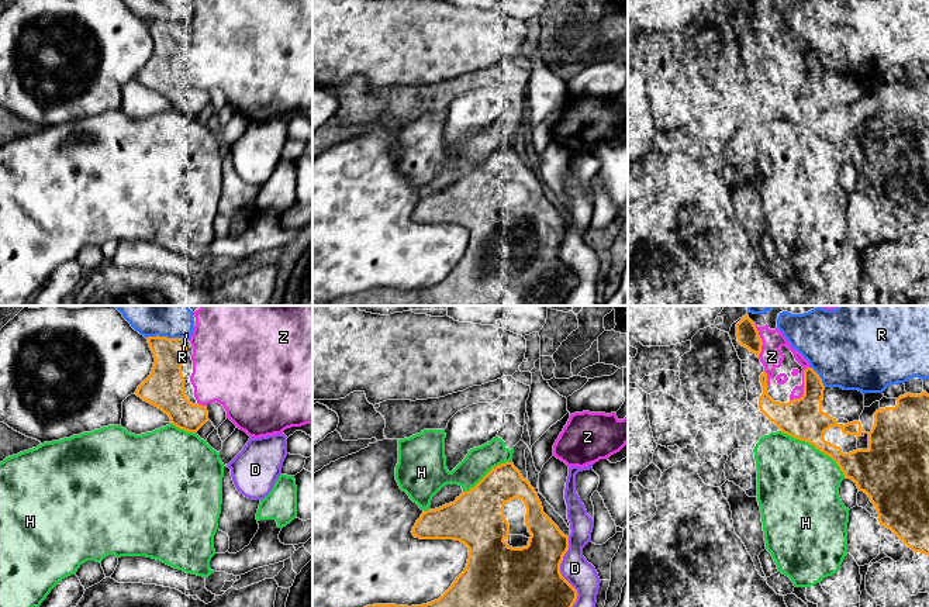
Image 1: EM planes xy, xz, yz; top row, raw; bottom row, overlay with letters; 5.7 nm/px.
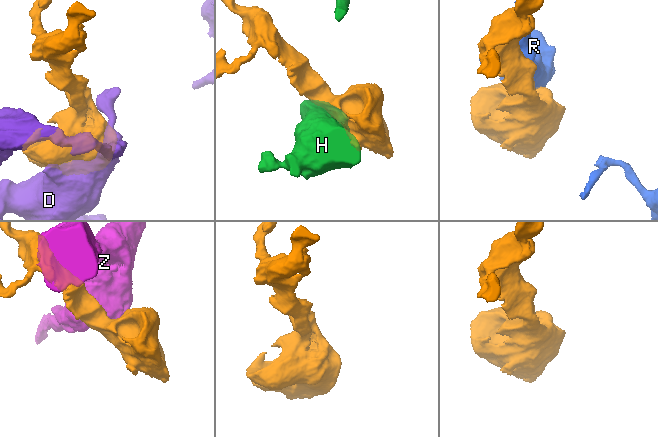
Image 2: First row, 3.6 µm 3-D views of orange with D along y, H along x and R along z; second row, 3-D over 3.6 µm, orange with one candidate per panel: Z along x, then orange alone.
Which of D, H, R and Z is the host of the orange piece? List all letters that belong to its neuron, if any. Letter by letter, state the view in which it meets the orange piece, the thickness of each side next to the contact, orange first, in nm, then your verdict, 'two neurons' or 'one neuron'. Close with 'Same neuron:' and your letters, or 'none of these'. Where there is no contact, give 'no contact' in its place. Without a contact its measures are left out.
D: meets orange in xz; 480 nm thick on the orange side, 180 nm on the other; two neurons
H: meets orange in yz; 240 nm thick on the orange side, 460 nm on the other; one neuron
R: meets orange in xy; 200 nm thick on the orange side, 130 nm on the other; two neurons
Z: meets orange in yz; 240 nm thick on the orange side, 130 nm on the other; two neurons
Same neuron: H

